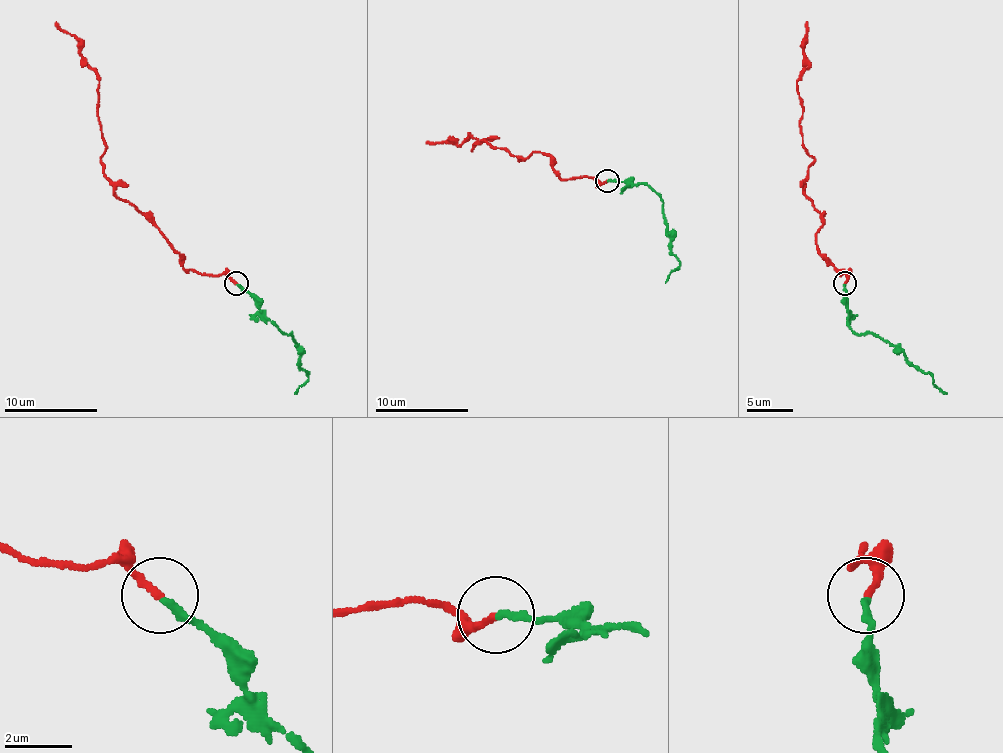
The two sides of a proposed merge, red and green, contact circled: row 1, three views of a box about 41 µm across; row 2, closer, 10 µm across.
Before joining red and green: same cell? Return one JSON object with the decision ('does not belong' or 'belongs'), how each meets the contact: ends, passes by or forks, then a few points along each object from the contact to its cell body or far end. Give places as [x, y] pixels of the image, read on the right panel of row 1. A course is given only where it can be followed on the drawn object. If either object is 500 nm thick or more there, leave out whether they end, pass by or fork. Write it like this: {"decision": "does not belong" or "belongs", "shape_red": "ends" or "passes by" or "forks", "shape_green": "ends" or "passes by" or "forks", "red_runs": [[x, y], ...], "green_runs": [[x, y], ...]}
{"decision": "does not belong", "shape_red": "ends", "shape_green": "ends", "red_runs": [[845, 282], [817, 245], [822, 217], [805, 192], [815, 159], [803, 145], [798, 76], [808, 66], [808, 22]], "green_runs": [[845, 285], [847, 324], [861, 334], [877, 334], [889, 341], [915, 366], [928, 373], [947, 394]]}

